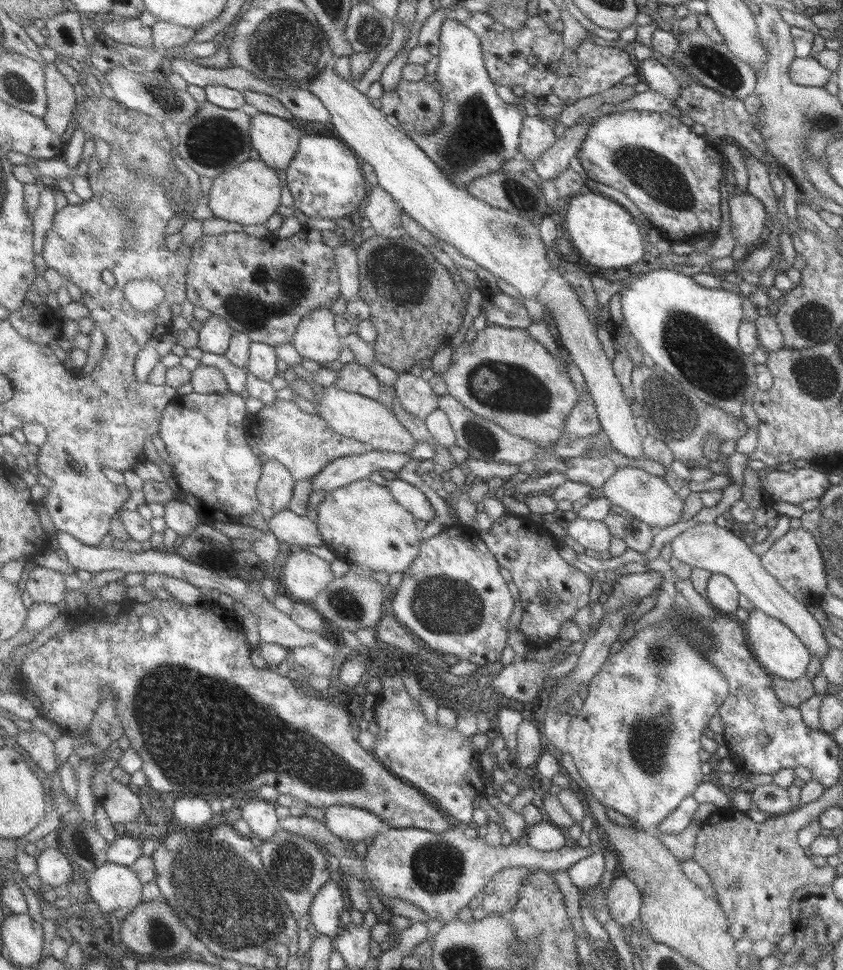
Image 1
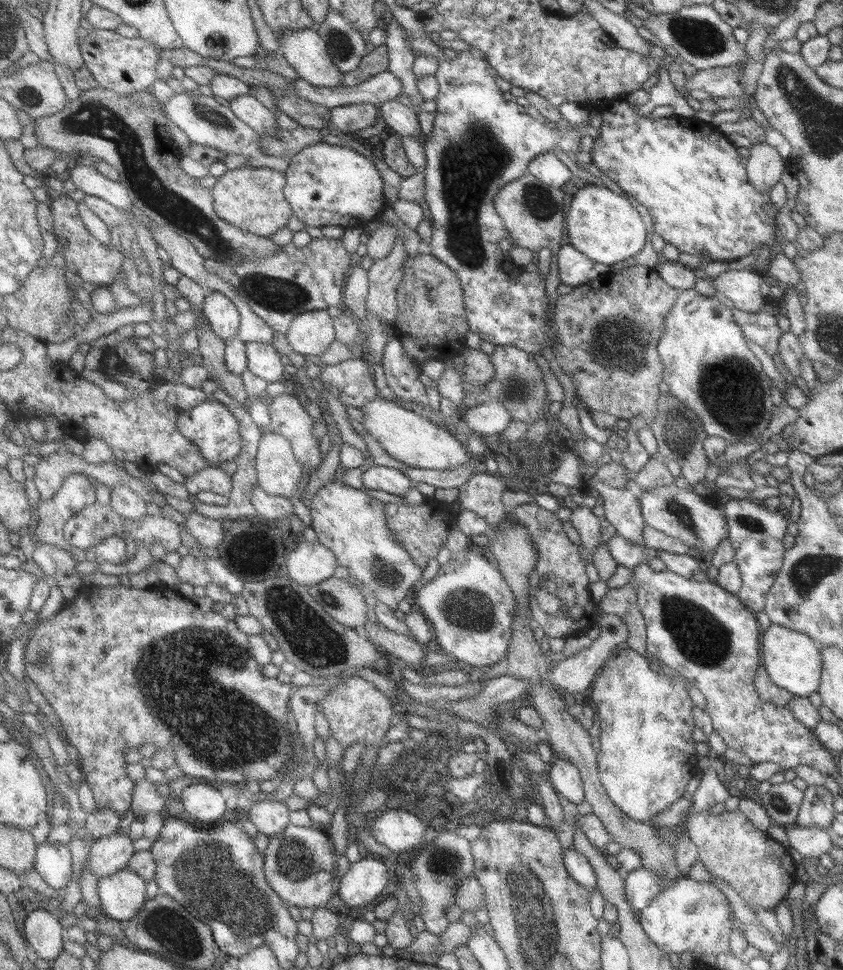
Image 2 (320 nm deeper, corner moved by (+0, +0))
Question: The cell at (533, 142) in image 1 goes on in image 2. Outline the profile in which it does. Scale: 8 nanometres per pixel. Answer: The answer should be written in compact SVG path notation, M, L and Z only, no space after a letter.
M552 152L543 153L534 159L528 165L527 174L537 178L542 184L557 189L572 177L569 169Z

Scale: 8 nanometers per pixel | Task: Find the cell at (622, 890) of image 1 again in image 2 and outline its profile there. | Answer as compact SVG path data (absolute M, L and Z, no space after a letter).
M637 868L624 874L624 893L629 906L640 911L660 892L660 878L655 873Z

